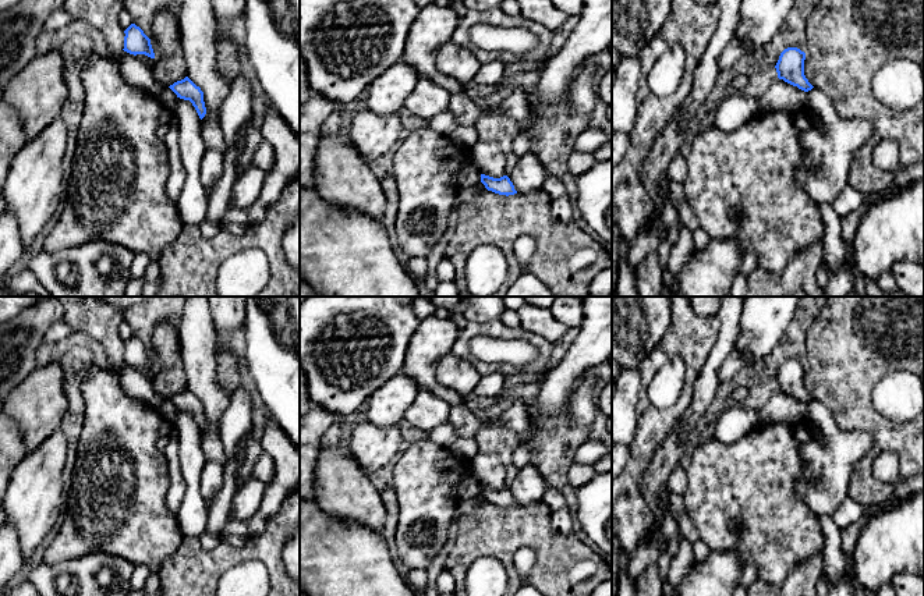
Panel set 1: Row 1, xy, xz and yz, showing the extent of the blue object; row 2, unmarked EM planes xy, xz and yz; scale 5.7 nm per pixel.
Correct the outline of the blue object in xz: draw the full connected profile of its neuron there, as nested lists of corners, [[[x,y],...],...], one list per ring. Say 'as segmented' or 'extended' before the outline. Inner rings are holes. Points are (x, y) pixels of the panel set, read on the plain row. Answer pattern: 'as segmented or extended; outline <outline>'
as segmented; outline [[[481,486],[481,494],[485,497],[488,503],[492,503],[499,507],[514,507],[517,503],[514,501],[513,494],[507,487],[503,487],[500,490],[493,490],[485,486]]]

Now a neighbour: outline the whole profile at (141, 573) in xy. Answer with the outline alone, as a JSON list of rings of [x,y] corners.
[[[144,564],[135,565],[132,575],[131,575],[132,588],[135,589],[144,588],[149,575],[151,575],[151,571],[146,565]]]

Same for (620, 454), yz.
[[[612,443],[612,482],[624,469],[629,457],[630,457],[630,450],[627,446]]]

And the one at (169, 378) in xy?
[[[155,326],[149,351],[155,365],[152,384],[162,398],[169,400],[188,389],[181,363],[178,331],[173,326]]]

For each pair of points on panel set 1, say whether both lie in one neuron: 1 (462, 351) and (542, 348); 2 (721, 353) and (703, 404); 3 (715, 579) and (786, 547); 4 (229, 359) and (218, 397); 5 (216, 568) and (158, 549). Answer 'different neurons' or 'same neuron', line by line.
1: same neuron
2: same neuron
3: different neurons
4: different neurons
5: different neurons

